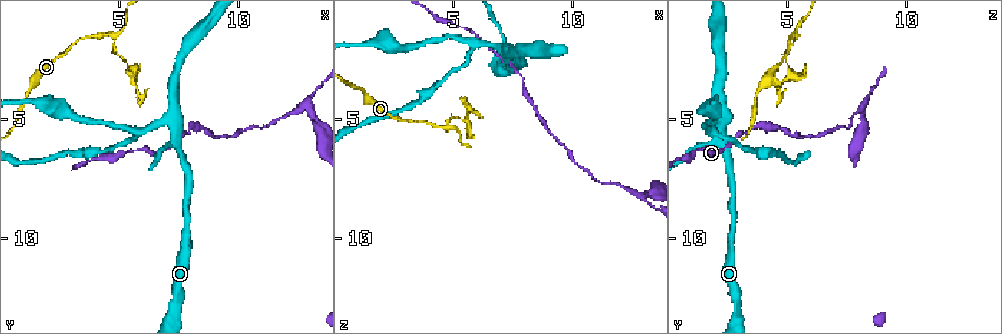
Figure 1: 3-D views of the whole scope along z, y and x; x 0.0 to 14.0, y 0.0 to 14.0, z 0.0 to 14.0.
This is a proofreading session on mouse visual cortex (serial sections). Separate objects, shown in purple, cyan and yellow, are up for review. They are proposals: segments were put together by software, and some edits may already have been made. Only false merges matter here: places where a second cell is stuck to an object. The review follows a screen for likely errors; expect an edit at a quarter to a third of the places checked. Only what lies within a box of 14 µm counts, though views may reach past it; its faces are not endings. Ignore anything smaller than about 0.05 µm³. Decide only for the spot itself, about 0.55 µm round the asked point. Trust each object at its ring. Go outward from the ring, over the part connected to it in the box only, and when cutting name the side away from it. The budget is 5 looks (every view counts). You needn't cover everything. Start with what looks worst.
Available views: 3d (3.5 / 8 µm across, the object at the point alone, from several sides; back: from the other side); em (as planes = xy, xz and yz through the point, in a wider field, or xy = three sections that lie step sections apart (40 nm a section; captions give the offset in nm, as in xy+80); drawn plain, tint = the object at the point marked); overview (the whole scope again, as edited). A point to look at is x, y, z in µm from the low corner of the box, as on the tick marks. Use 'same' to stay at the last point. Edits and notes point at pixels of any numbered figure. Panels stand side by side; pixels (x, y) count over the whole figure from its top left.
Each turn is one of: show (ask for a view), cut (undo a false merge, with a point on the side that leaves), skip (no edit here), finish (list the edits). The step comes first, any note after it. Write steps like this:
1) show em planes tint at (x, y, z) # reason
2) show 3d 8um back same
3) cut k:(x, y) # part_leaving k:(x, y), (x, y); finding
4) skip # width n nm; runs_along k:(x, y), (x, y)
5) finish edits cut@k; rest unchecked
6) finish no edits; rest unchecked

show 3d 3.5um back at (6.0, 5.5, 1.8) # a fork

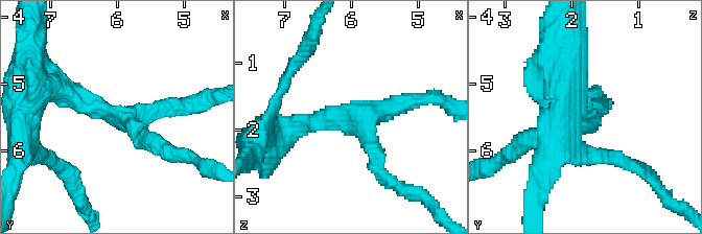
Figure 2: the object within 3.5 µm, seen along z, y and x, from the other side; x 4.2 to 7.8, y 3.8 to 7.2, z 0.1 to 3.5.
show em xy step 2 tint at (6.00, 5.50, 1.80) # arms 3; arm_widths 200, 250, 300 nm; shape alone is not enough

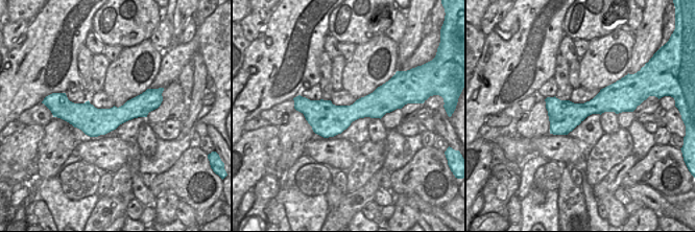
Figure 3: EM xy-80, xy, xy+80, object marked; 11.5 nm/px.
skip # all the same cell

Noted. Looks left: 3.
show 3d 3.5um at (4.8, 1.5, 5.4) # branch point

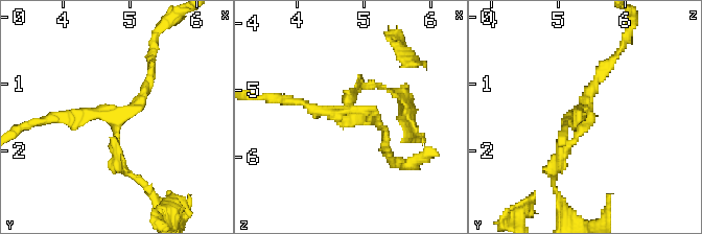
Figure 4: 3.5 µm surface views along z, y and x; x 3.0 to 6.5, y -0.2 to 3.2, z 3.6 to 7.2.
show em xy step 2 tint at (4.75, 1.55, 5.40) # arms 3; arm_widths 150, 150, 150 nm

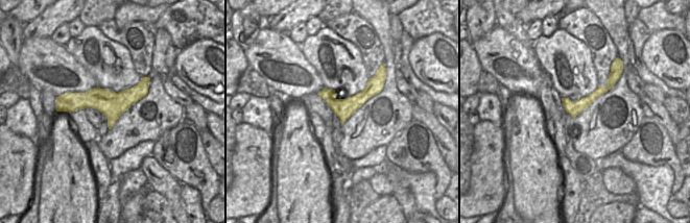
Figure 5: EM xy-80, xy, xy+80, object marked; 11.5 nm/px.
cut 4:(117, 162) # width 240 nm; part_leaving 4:(115, 134), (118, 159), (163, 213); two cells meet here

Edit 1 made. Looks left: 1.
finish edits cut@4; rest unchecked

